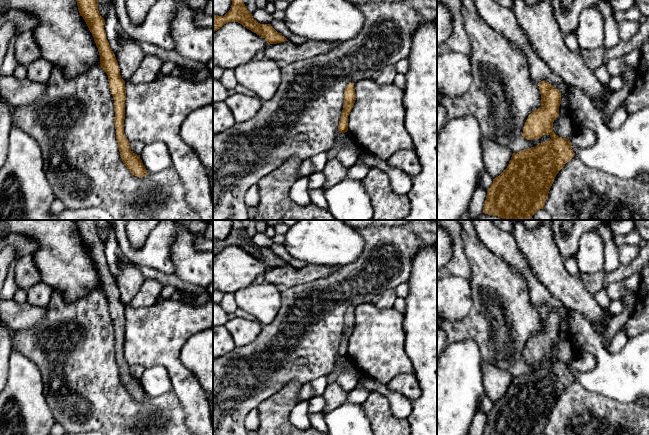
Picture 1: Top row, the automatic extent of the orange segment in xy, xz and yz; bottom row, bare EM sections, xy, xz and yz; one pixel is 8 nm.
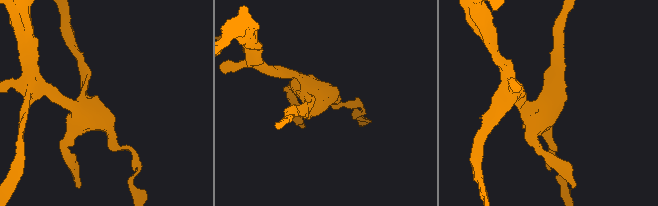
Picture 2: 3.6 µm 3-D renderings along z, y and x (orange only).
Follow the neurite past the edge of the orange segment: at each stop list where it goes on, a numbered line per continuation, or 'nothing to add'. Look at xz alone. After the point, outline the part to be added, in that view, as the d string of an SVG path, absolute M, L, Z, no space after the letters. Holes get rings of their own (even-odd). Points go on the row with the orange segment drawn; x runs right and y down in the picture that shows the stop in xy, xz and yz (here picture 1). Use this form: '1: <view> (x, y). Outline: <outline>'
nothing to add

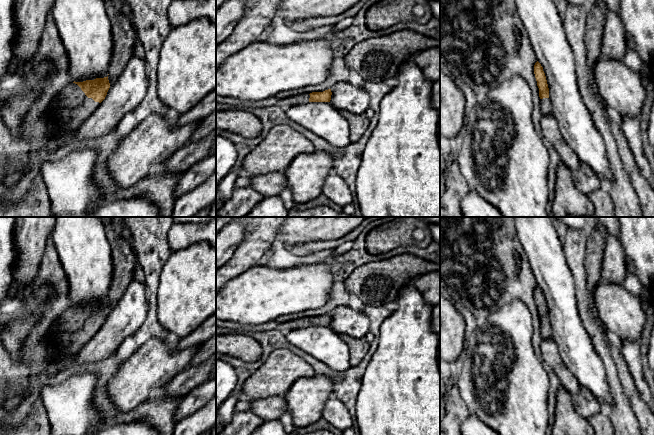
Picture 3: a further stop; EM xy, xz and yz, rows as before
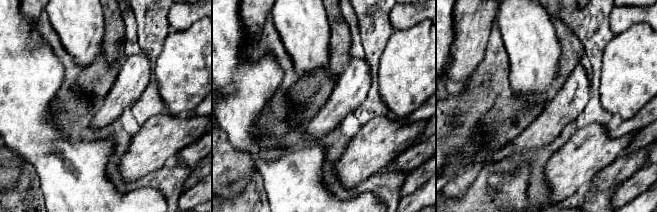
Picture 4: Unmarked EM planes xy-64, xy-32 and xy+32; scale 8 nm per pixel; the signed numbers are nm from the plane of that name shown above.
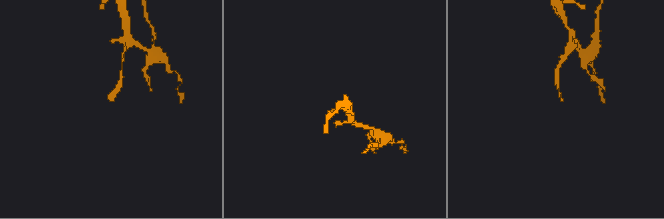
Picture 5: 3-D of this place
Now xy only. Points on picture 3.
1: xy (71, 107). Outline: M70 82L60 89L49 111L59 124L58 134L63 134L78 129L99 105L99 102L88 98L77 84Z

